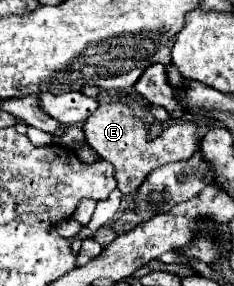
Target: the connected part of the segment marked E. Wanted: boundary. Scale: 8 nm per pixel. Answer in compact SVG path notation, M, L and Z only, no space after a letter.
M122 102L100 104L98 110L92 114L92 118L88 118L84 122L86 142L98 152L100 158L104 158L104 160L114 164L118 188L124 194L136 192L140 188L140 184L144 182L144 178L154 168L158 168L158 166L162 166L166 162L186 160L198 150L198 126L188 122L188 120L180 120L180 122L170 124L152 142L146 140L148 128L150 126L142 118L132 116L132 110L126 104L122 104Z

